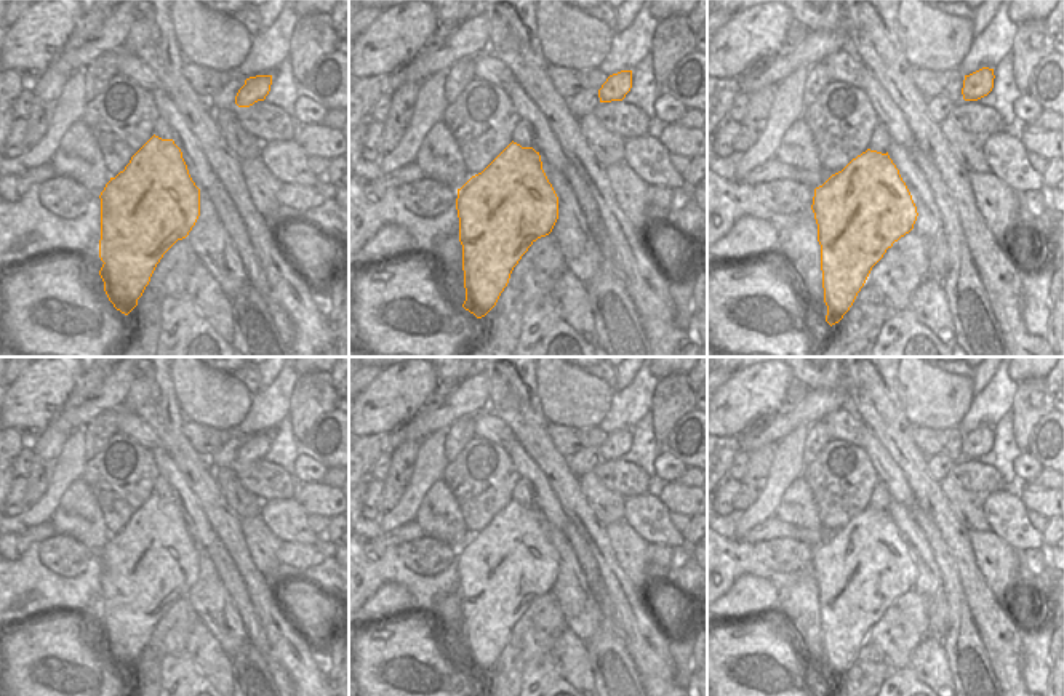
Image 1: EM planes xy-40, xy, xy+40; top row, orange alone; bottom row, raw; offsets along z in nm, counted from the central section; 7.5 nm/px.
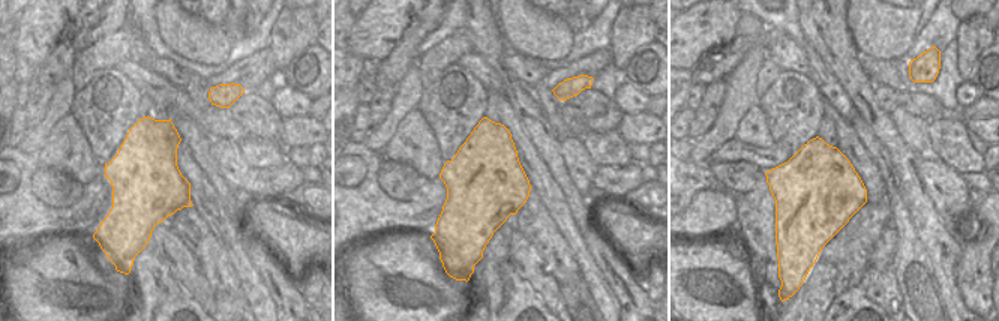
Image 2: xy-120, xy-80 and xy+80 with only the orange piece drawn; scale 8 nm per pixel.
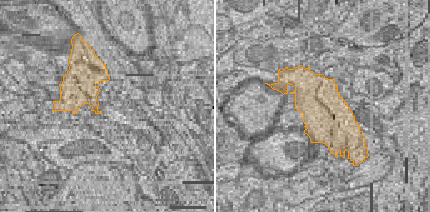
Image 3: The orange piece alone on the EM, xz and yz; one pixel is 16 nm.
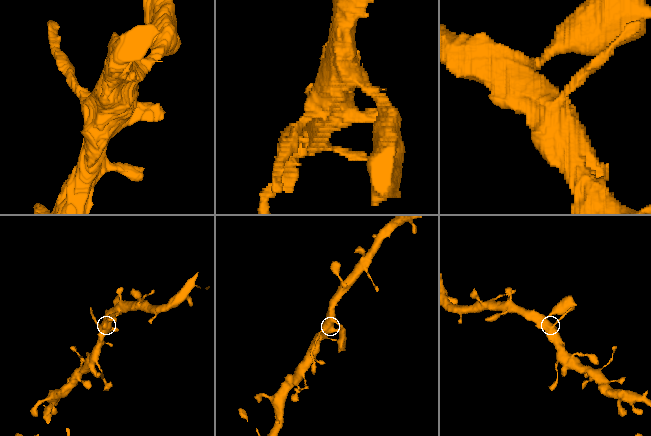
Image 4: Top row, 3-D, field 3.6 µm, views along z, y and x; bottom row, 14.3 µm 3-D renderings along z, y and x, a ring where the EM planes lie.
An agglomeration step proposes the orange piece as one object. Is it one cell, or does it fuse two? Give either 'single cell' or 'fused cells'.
fused cells

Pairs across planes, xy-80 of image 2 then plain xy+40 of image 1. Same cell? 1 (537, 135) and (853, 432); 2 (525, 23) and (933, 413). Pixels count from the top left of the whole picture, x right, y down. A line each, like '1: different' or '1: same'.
1: different
2: same

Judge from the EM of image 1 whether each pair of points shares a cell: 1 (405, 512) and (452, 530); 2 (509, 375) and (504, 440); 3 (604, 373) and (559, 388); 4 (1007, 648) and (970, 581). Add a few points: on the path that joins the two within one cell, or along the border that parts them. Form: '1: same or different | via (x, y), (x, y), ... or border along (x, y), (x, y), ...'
1: different | border along (434, 484), (413, 519)
2: different | border along (488, 408), (517, 439)
3: different | border along (588, 373), (604, 380), (613, 389)
4: same | via (997, 632), (997, 624), (988, 615), (980, 597)

